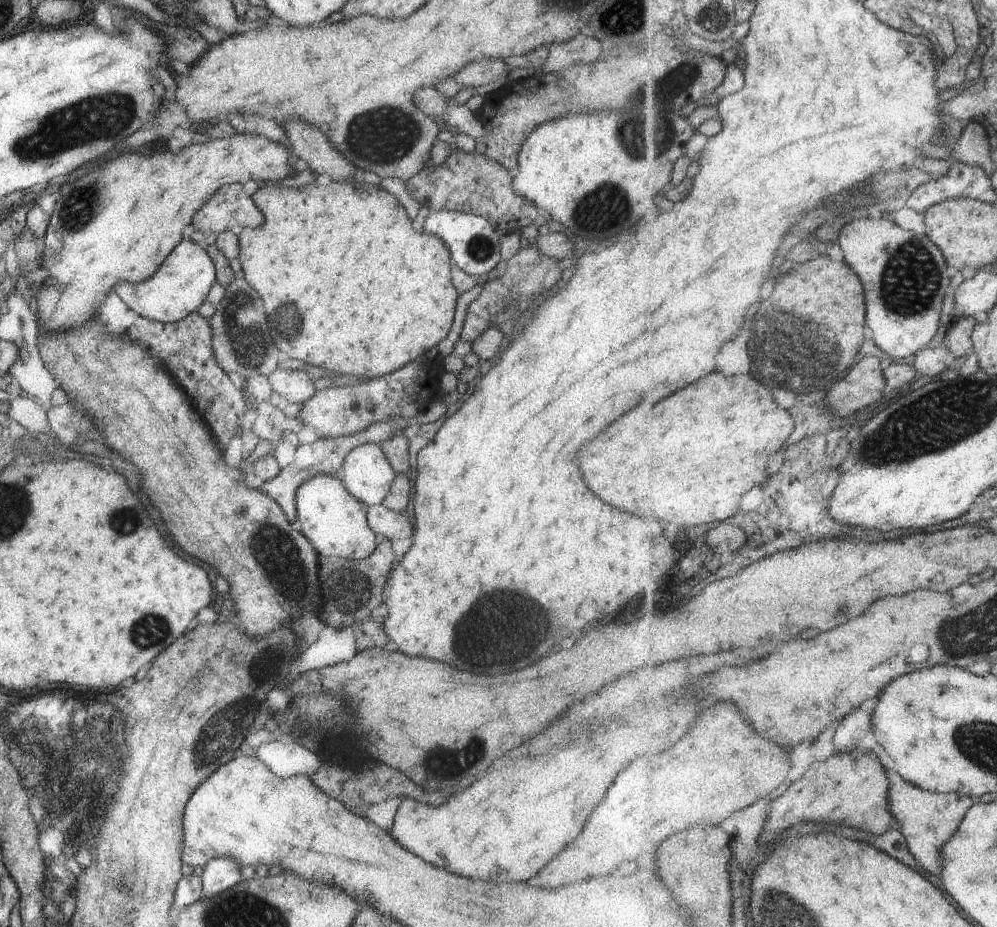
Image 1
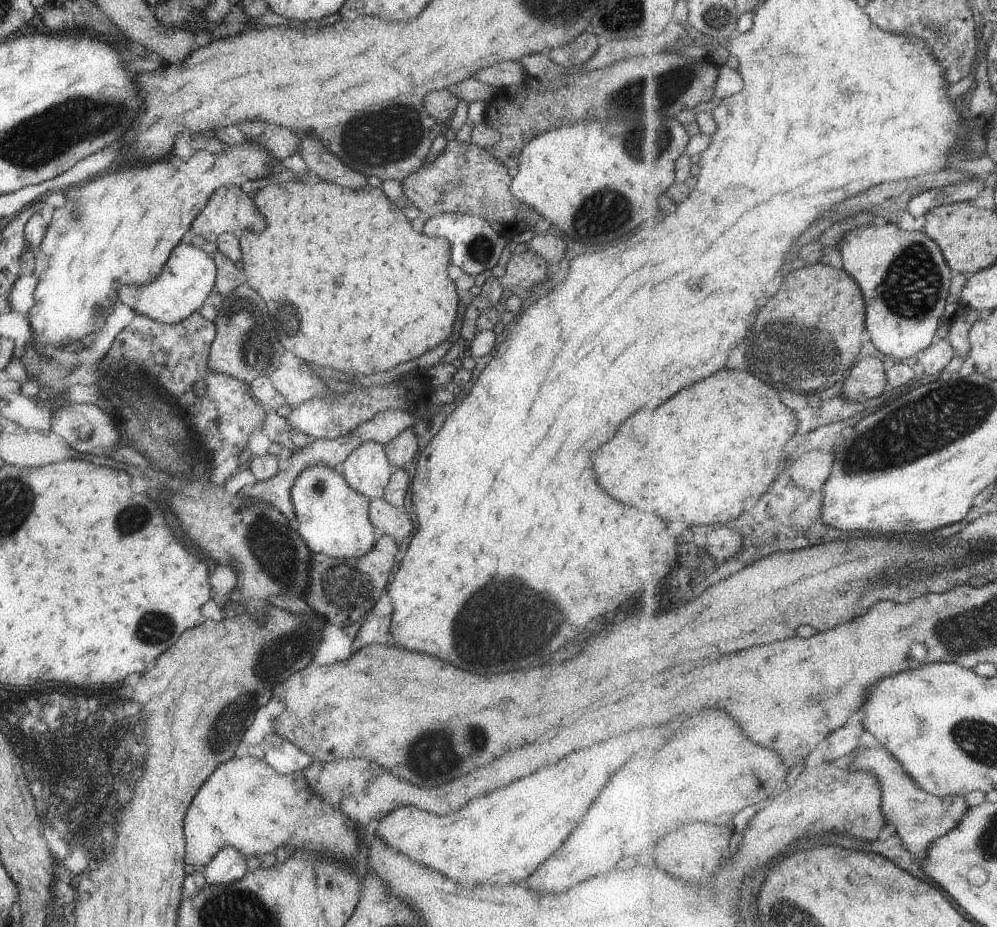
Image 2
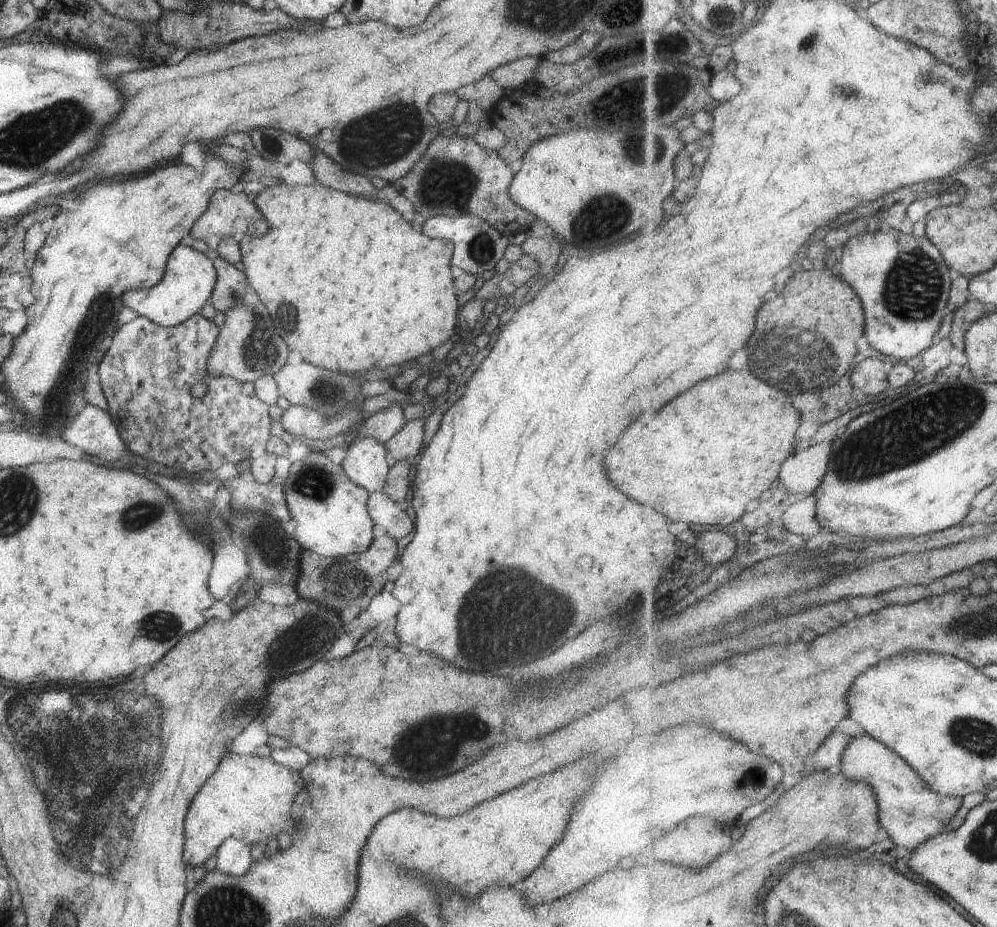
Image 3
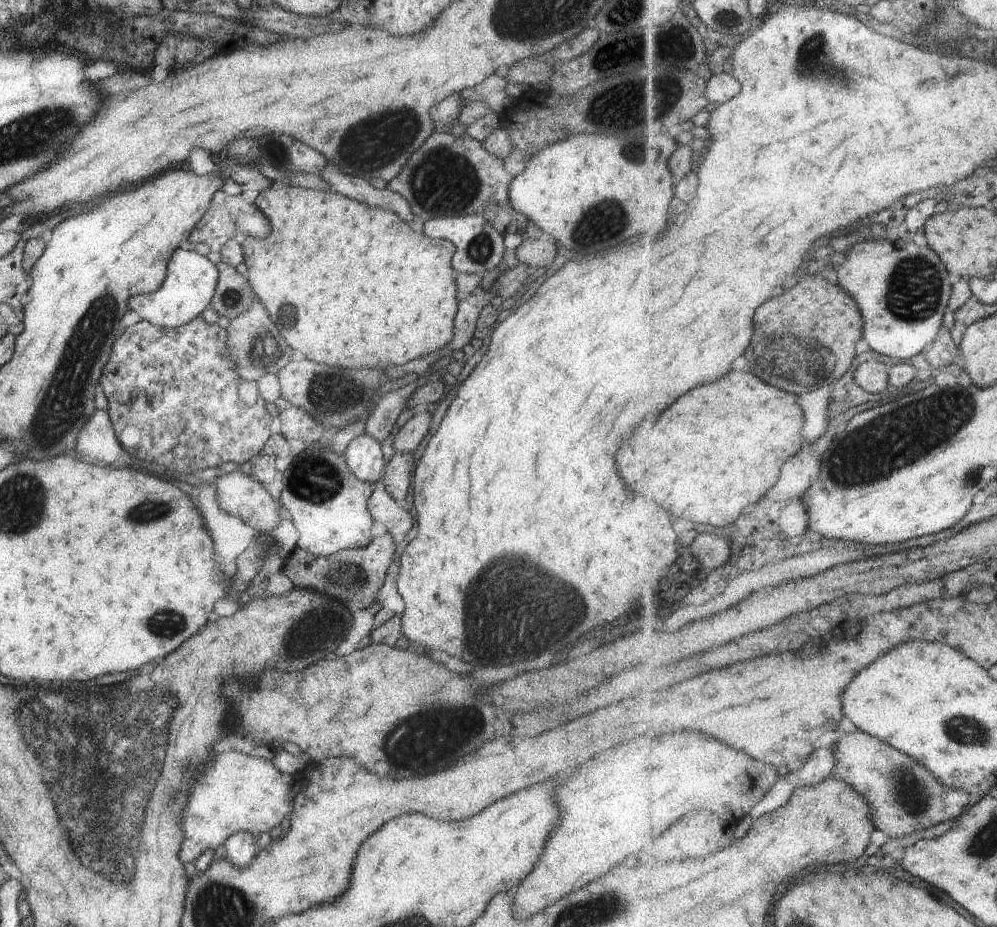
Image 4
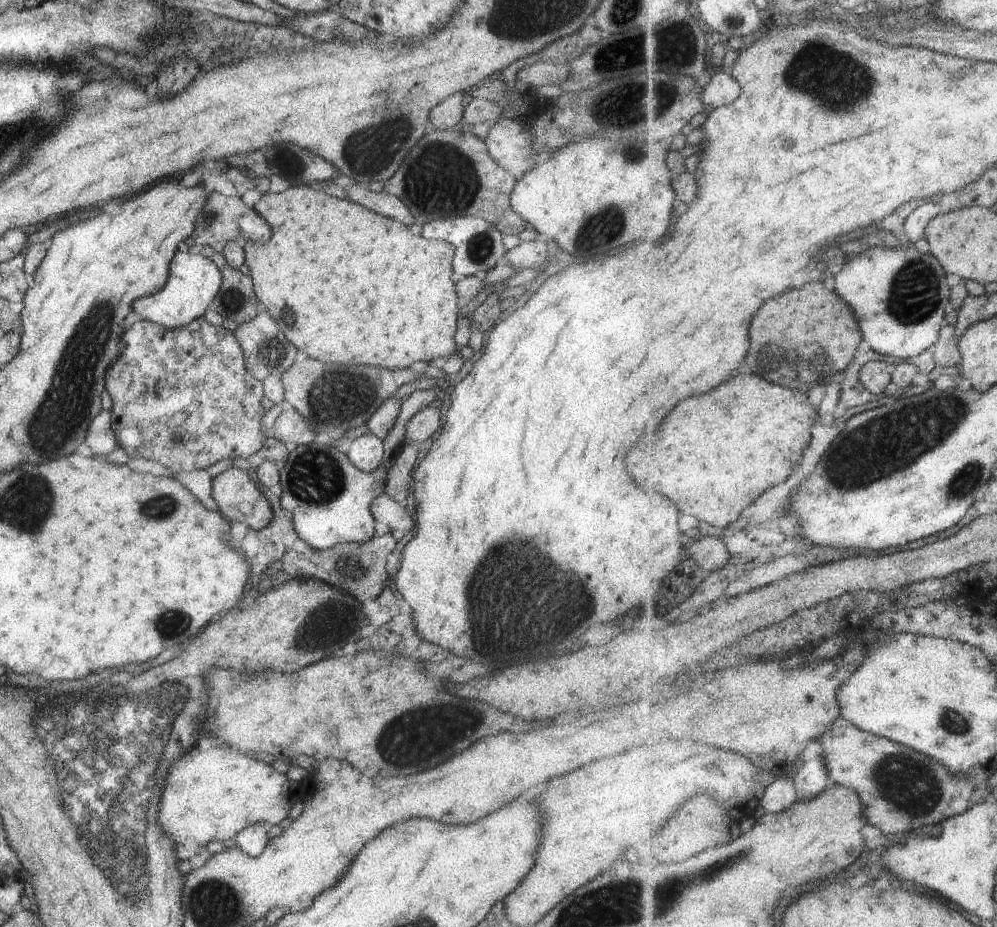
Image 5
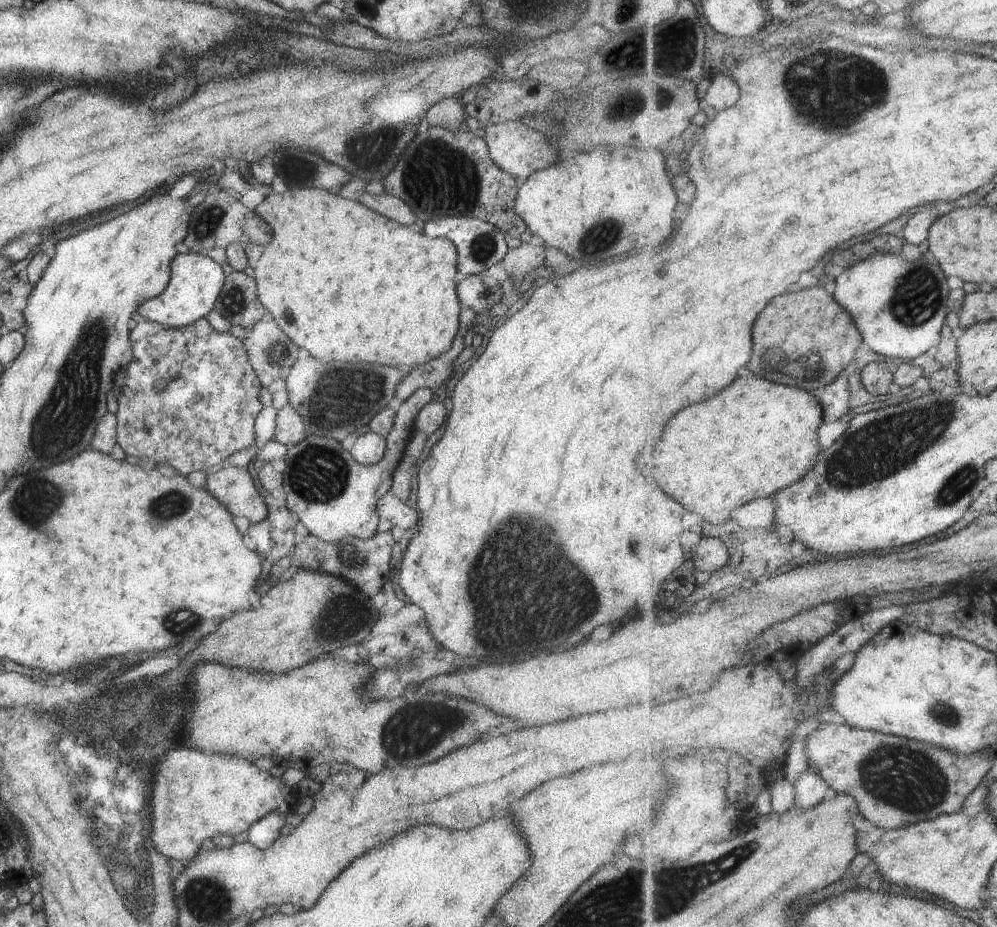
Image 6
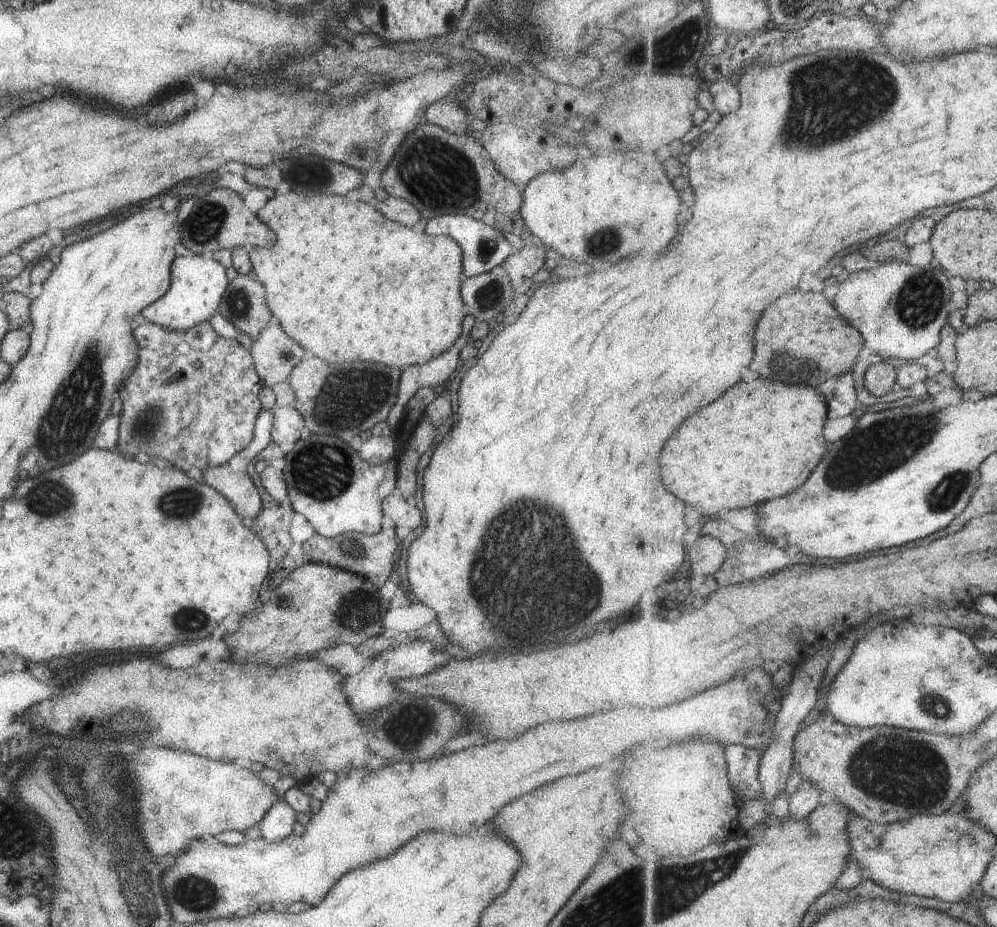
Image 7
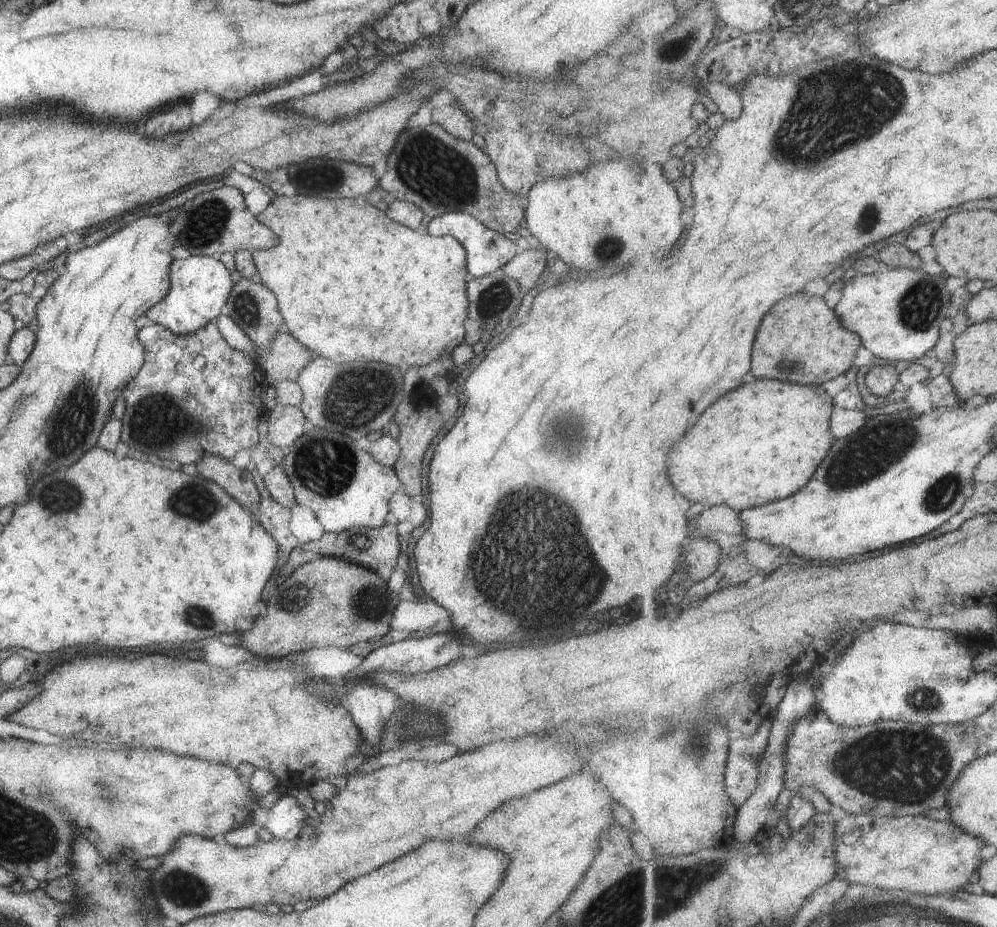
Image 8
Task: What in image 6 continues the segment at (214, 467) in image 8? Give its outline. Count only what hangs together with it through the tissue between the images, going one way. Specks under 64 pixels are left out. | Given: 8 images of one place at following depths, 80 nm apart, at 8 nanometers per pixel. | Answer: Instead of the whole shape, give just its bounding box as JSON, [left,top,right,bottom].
[205,467,266,523]

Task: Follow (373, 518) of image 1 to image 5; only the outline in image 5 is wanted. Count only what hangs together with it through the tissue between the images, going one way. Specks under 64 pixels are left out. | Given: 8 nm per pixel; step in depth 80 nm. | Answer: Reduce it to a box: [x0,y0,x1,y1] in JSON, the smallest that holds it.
[370,492,413,532]

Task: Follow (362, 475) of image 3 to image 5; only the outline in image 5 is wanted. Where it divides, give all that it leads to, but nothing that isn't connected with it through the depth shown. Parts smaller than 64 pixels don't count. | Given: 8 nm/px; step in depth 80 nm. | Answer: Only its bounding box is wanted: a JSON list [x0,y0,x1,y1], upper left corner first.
[345,433,385,472]

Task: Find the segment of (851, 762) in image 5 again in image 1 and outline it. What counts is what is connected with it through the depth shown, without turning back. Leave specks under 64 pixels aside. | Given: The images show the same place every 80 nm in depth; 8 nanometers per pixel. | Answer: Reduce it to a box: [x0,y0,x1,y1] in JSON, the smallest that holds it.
[886,770,975,876]

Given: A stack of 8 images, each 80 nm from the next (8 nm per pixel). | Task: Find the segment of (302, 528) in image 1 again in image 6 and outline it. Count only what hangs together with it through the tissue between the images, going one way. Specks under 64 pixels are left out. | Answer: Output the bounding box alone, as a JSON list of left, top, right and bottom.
[281,388,432,542]

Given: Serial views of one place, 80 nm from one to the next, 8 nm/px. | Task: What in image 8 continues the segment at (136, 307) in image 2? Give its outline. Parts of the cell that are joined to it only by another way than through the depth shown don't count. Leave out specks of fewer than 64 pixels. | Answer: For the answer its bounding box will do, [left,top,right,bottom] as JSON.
[144,255,233,335]

